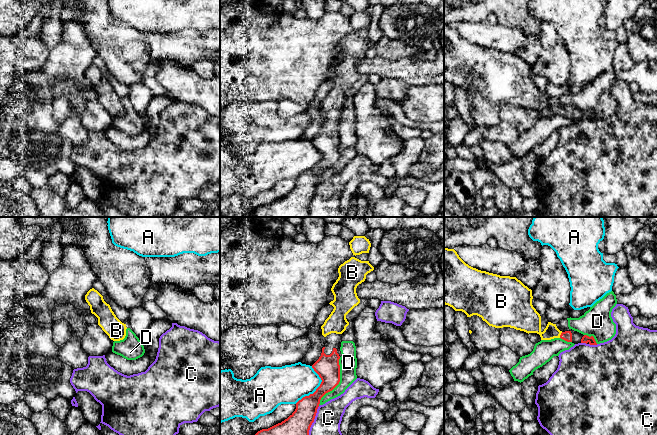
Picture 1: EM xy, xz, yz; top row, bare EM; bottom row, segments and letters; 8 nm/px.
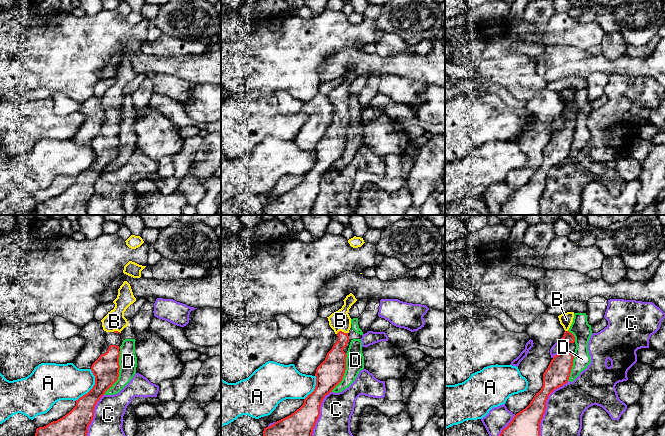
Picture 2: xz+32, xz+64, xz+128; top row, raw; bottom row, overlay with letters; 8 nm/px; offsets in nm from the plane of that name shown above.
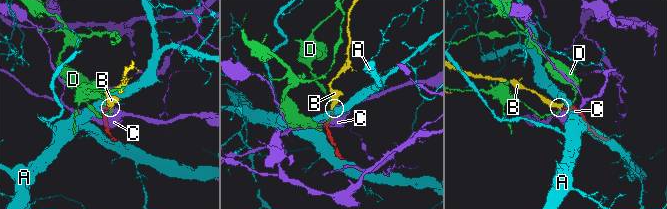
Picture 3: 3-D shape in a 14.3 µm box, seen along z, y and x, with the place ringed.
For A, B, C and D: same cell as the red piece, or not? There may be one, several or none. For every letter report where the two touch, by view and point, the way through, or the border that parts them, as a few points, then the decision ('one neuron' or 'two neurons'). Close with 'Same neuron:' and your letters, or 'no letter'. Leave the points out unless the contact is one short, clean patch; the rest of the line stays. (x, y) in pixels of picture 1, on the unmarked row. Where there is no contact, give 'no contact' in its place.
A: meets red in xz at (317, 164); two neurons
B: meets red in yz at (560, 111); one neuron
C: meets red in xz at (312, 198); two neurons
D: meets red in xz at (339, 157); two neurons
Same neuron: B

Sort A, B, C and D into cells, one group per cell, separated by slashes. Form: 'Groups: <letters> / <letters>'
Groups: A / B / C / D

